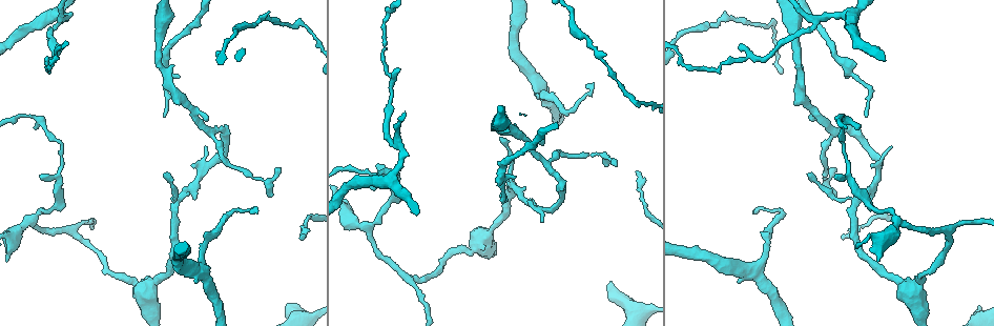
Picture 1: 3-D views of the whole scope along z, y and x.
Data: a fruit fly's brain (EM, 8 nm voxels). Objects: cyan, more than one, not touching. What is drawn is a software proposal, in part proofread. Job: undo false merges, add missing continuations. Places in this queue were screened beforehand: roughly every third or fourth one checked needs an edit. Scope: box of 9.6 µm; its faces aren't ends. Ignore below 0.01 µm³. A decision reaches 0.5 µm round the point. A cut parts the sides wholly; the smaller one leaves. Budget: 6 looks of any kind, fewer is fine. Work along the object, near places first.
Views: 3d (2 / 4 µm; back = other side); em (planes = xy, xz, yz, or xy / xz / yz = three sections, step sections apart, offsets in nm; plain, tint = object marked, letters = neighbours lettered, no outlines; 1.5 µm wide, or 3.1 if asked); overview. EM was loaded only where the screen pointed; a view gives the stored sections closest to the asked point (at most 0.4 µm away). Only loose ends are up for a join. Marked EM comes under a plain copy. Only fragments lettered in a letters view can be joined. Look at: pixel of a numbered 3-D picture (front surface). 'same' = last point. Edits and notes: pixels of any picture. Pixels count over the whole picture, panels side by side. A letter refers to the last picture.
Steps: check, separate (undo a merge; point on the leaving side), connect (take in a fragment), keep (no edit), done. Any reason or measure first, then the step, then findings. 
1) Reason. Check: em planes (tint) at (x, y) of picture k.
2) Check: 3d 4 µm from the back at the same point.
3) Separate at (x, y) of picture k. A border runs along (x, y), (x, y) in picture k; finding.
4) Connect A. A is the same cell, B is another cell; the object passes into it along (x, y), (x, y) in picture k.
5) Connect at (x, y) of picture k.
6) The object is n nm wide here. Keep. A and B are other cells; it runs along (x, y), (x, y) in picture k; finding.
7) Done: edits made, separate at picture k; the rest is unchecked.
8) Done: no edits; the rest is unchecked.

Abrupt turn. Check: 3d 4 µm at (816, 18) of picture 1.

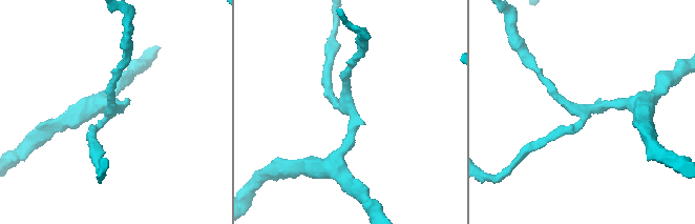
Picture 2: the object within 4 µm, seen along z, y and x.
Now the EM. Check: em planes (letters) at (585, 112) of picture 2.

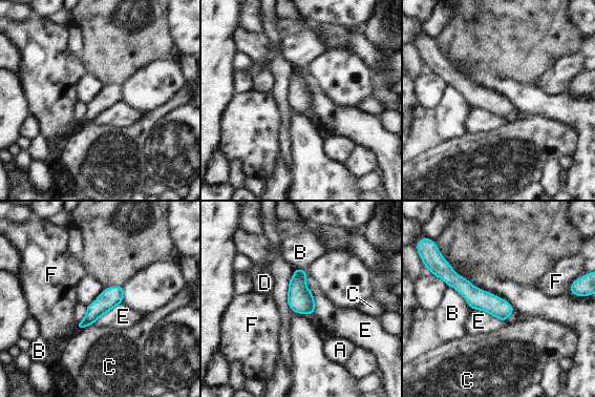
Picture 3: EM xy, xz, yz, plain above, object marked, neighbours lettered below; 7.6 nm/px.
The object is 150 nm wide here. Keep. A, B, C, D, E and F are other cells; a border runs along (306, 273), (305, 284), (315, 313) in picture 3; one cell here.

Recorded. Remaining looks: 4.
Branch stops here. Check: em planes (letters) at (808, 118) of picture 1.

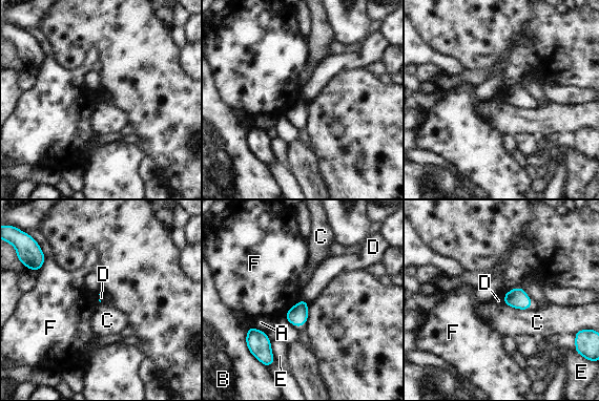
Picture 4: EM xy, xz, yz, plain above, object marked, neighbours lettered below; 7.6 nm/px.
The longest contact is with C, 220 nm. Keep. A, B, C, D, E and F are other cells; a border runs along (301, 298), (307, 302) in picture 4; none of them fits.

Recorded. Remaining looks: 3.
End of a long branch. Check: 3d 2 µm at (757, 209) of picture 1.

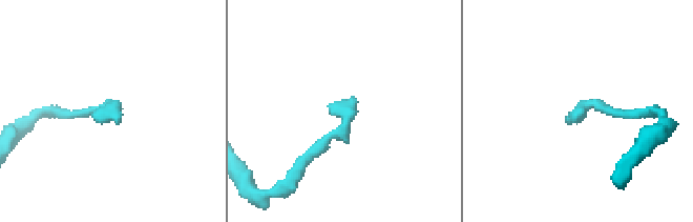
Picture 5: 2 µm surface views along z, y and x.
Now the EM. Check: em xz step 8 (letters) at (573, 116) of picture 5.

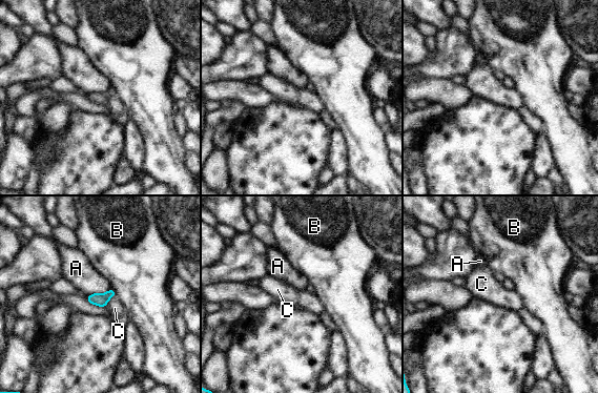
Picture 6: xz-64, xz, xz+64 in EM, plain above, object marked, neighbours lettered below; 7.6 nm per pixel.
Keep. A, B and C are other cells; a border runs along (110, 287), (85, 297) in picture 6; no lettered fragment goes on from it.

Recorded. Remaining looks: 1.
Done: no edits; the rest is unchecked.

